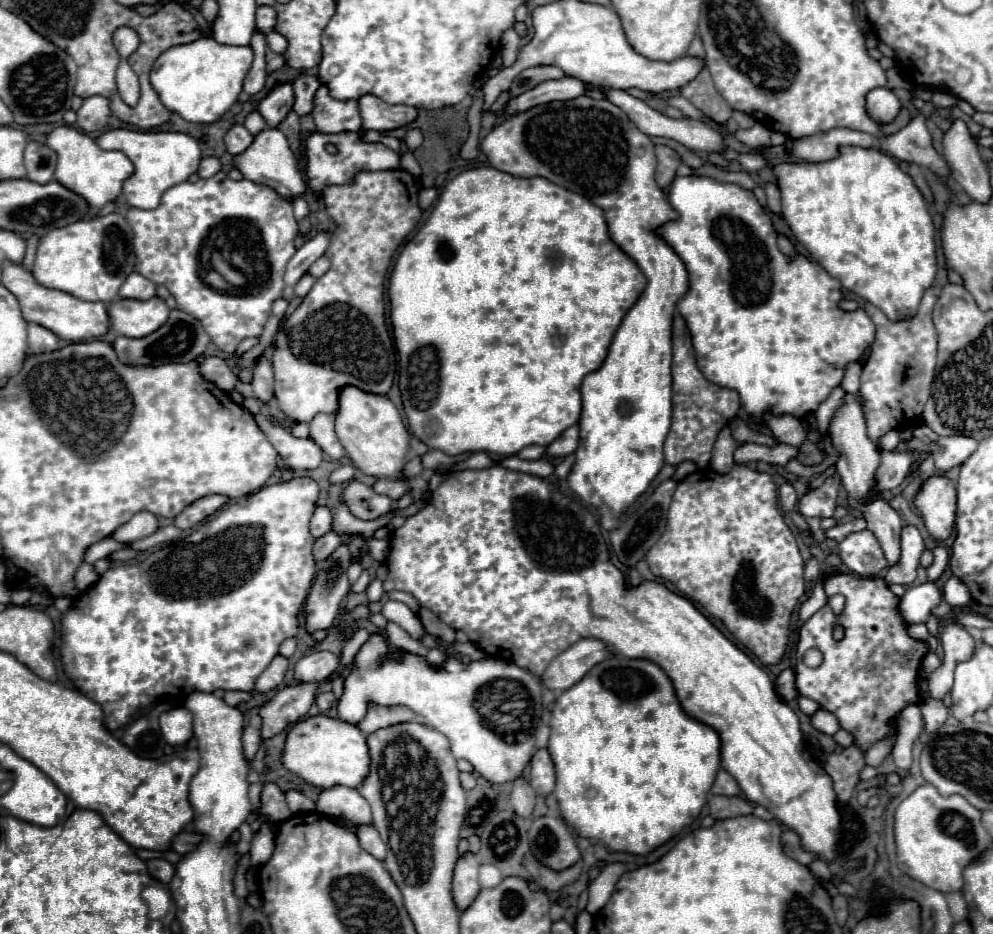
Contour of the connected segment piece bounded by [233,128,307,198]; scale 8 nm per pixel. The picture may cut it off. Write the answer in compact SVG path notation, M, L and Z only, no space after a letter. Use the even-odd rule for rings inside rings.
M265 128L265 130L261 130L253 138L251 146L245 152L233 156L233 166L243 174L243 178L253 180L253 182L265 182L267 186L273 186L285 198L299 196L299 194L303 194L307 190L303 174L297 168L295 154L291 152L291 148L289 148L287 138L283 136L283 132L279 132L277 128Z

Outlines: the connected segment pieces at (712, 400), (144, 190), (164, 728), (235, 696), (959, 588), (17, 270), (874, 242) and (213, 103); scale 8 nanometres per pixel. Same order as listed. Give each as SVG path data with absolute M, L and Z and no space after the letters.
M677 314L673 320L673 424L665 440L665 462L679 464L691 460L697 468L707 468L711 462L711 448L719 430L737 414L737 392L721 388L699 372L689 330Z
M115 128L103 132L95 142L103 150L123 152L133 162L135 170L123 182L123 198L129 206L135 208L157 208L163 192L171 186L185 182L191 174L197 172L201 162L201 150L197 140L183 132L141 132L129 128Z
M173 708L159 718L161 732L167 744L183 746L193 738L193 716L185 708Z
M231 690L225 694L223 698L229 706L239 706L243 702L249 702L251 700L251 692L241 692L241 690Z
M951 576L945 582L945 586L943 586L943 600L949 602L951 606L969 606L971 604L971 596L969 596L967 586L955 576Z
M5 260L1 284L17 296L23 318L27 322L41 324L41 326L49 328L51 332L55 332L63 340L69 340L69 342L93 340L93 338L105 334L109 328L109 316L107 316L107 304L105 302L85 302L85 300L79 300L67 292L47 288L47 286L39 284L35 280L35 276L29 270L25 270L21 264Z
M841 146L837 158L817 164L777 164L773 166L773 174L781 190L783 218L811 258L819 262L829 276L837 278L843 290L881 308L887 318L911 318L917 312L923 292L935 278L935 226L919 188L911 176L899 168L895 158L875 148Z
M211 36L165 50L151 70L151 84L167 110L181 114L187 122L209 124L219 120L237 100L243 78L253 62L251 46L225 46Z

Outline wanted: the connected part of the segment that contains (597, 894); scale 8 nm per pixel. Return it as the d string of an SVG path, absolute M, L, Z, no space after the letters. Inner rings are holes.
M611 862L607 864L601 874L593 880L593 884L589 886L589 904L587 904L587 912L589 914L597 914L603 904L609 900L609 896L615 890L617 878L627 870L625 862Z

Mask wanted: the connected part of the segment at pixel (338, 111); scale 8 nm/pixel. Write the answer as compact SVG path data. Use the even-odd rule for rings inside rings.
M321 84L315 92L311 116L315 120L317 130L323 134L345 132L345 130L357 132L361 128L357 100L335 100L325 84Z

